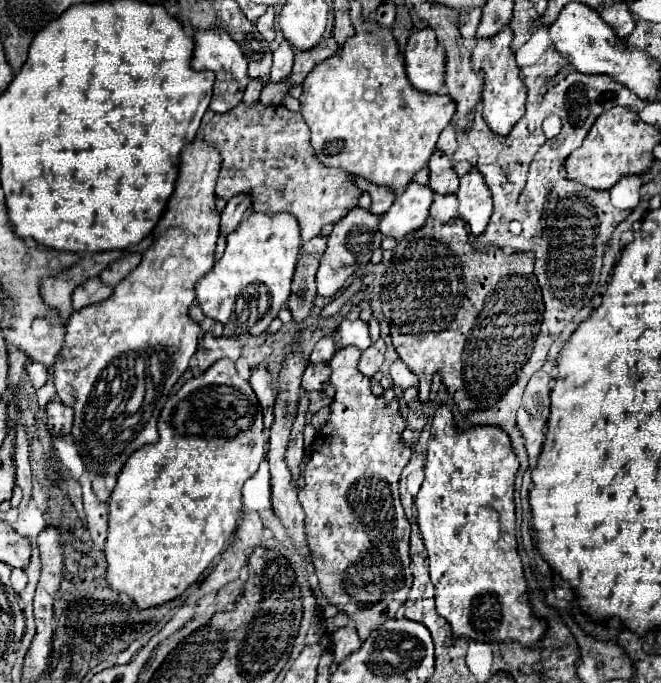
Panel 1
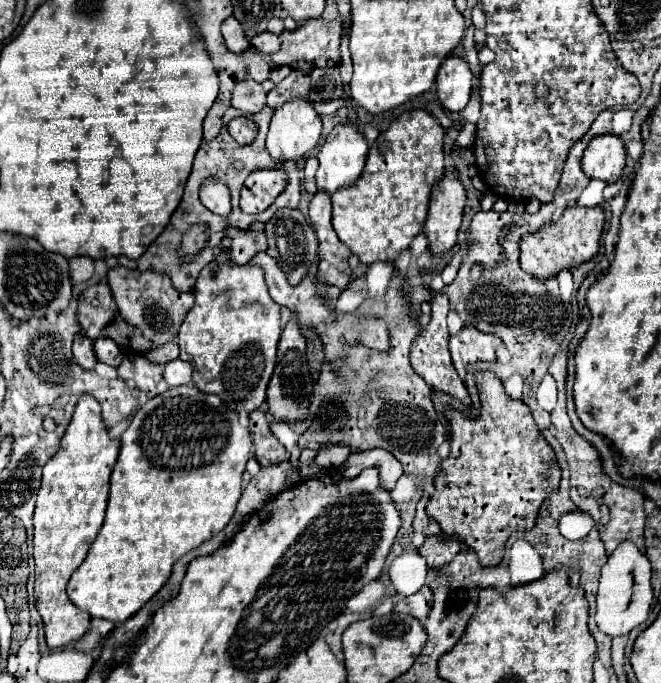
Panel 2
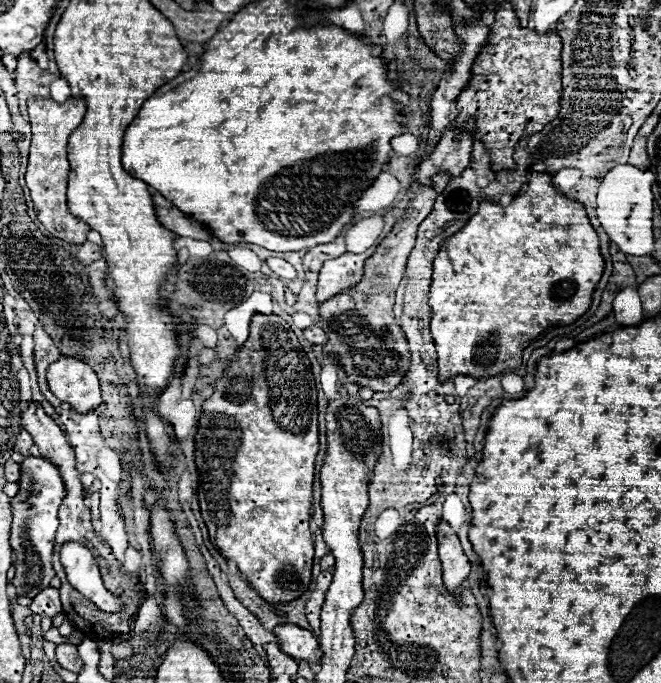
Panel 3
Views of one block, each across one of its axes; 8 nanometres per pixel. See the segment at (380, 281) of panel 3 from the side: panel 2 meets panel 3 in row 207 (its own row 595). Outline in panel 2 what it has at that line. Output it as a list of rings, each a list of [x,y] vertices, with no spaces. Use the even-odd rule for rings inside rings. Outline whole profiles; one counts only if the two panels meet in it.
[[[422,586],[416,594],[396,602],[394,612],[408,614],[408,616],[414,616],[418,620],[424,620],[430,614],[430,606],[432,606],[432,590],[430,590],[430,586]]]

